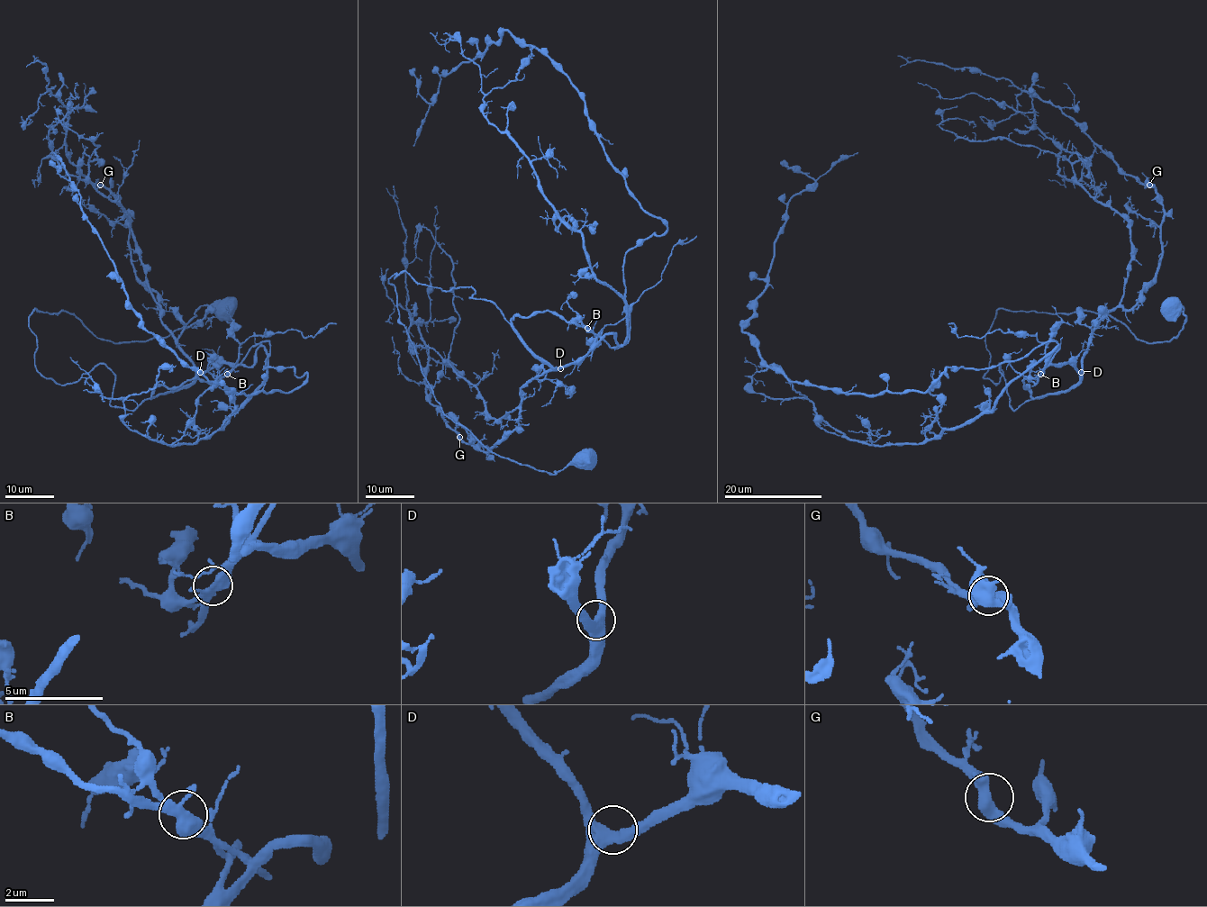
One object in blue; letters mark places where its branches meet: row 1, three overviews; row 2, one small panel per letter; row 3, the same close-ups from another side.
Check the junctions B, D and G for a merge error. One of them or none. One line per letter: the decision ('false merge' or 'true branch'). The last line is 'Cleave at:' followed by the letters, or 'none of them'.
B: true branch
D: true branch
G: true branch
Cleave at: none of them

